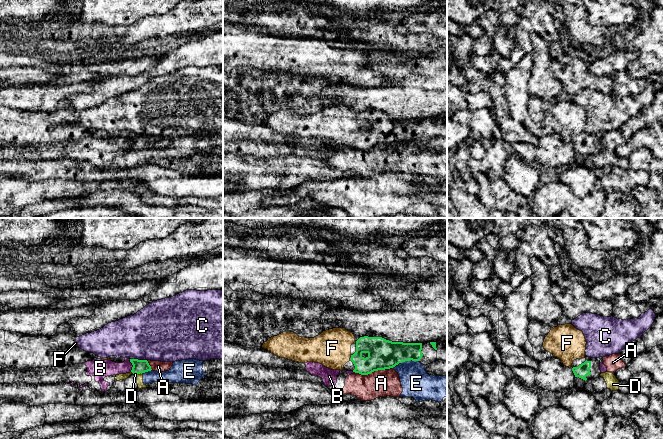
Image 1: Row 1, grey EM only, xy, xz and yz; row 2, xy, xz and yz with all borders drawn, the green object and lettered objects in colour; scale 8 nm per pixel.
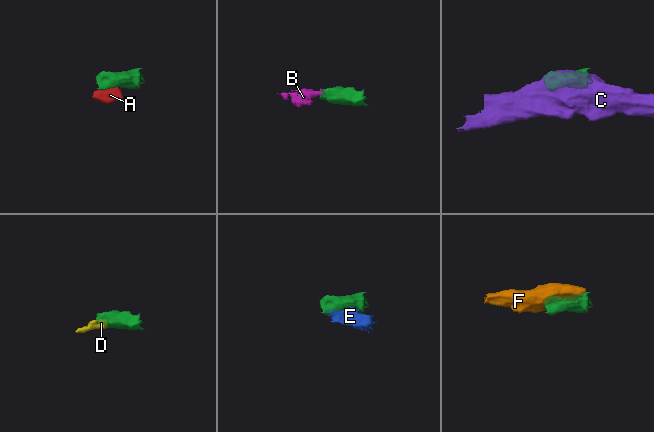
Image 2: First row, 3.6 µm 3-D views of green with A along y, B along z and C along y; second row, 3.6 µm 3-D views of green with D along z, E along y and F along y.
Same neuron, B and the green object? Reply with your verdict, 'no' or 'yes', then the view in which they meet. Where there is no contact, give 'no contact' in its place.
no; meets green in xy

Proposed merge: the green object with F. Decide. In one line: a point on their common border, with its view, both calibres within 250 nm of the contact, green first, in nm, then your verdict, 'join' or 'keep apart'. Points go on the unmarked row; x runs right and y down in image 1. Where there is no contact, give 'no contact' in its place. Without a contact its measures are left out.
xz (351, 133) | 240/300 nm | join

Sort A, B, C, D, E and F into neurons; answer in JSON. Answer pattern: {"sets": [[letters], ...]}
{"sets": [["A", "B", "D", "E"], ["C"], ["F"]]}

